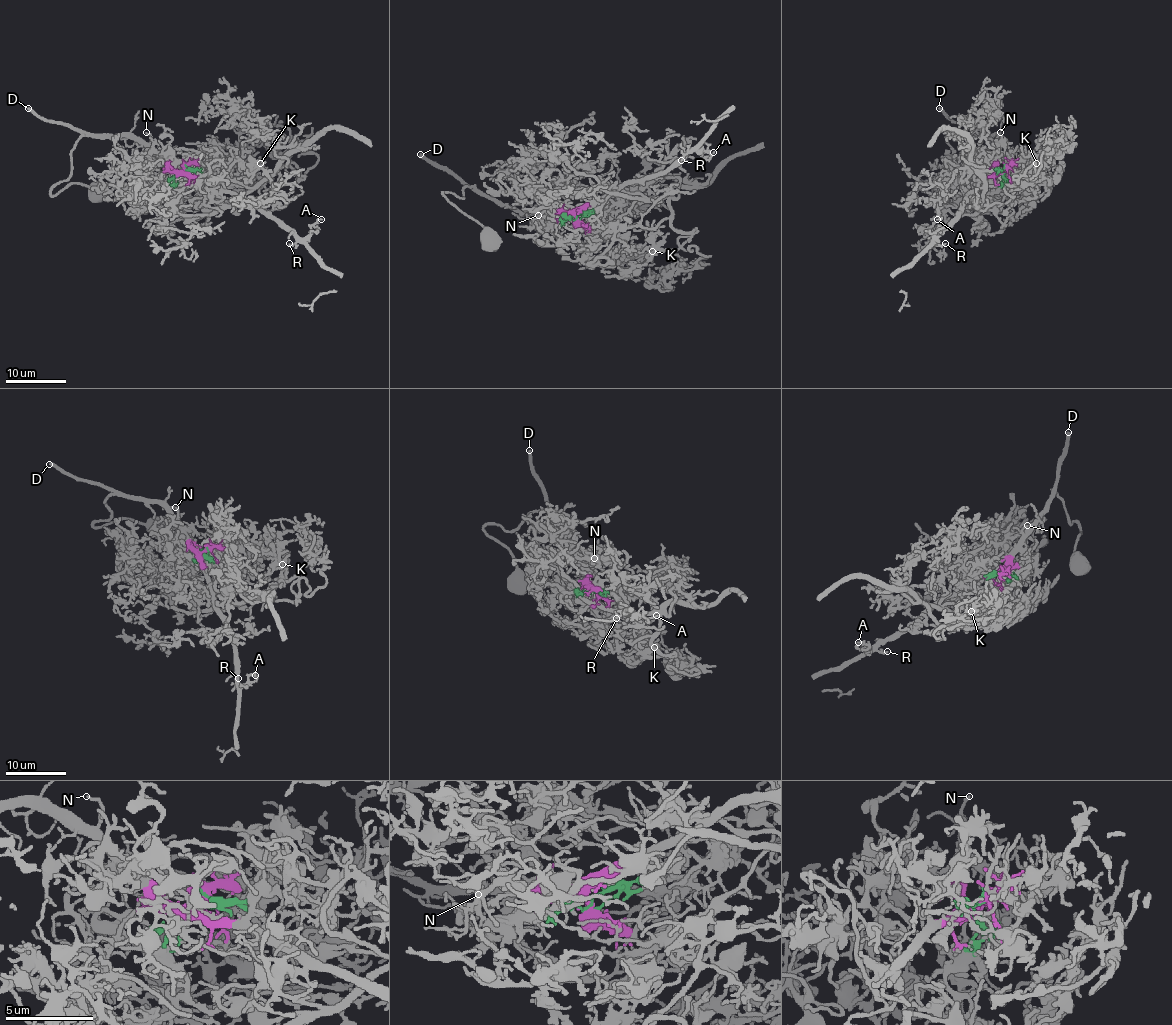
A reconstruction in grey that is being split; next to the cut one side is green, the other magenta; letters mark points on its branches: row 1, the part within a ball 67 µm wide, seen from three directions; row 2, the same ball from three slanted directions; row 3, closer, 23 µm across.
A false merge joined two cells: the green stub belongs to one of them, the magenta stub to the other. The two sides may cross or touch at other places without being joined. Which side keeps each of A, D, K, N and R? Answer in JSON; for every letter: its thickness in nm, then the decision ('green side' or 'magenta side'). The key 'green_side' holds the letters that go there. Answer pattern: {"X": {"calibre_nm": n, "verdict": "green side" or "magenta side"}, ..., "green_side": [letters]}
{"A": {"calibre_nm": 120, "verdict": "magenta side"}, "D": {"calibre_nm": 340, "verdict": "magenta side"}, "K": {"calibre_nm": 150, "verdict": "green side"}, "N": {"calibre_nm": 130, "verdict": "magenta side"}, "R": {"calibre_nm": 130, "verdict": "magenta side"}, "green_side": ["K"]}

